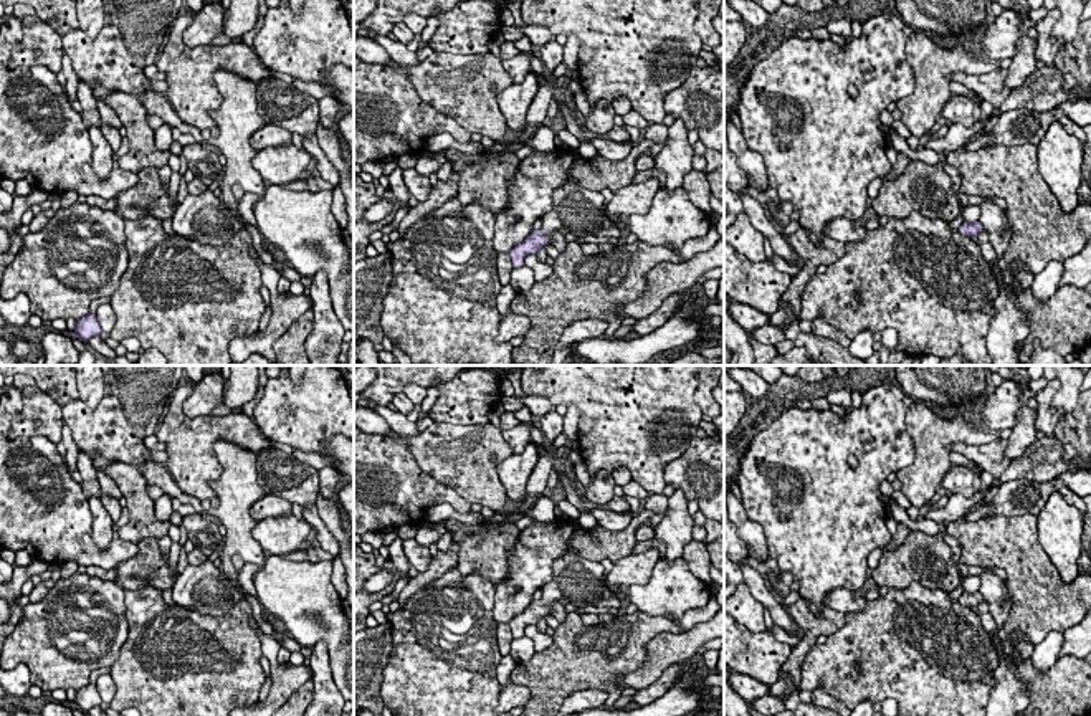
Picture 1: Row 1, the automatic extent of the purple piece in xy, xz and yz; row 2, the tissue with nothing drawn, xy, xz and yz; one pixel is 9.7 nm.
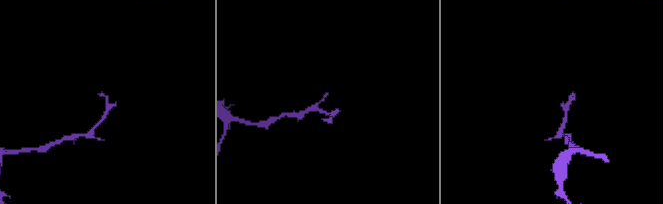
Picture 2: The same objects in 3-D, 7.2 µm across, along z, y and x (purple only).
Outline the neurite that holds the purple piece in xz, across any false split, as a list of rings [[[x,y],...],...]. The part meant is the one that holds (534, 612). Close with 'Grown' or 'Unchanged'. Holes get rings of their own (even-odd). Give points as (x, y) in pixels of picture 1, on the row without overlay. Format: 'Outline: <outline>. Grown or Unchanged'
Outline: [[[574,549],[552,562],[552,580],[542,589],[542,599],[534,600],[522,613],[509,622],[514,638],[526,635],[527,625],[536,625],[549,615],[549,605],[555,600],[569,599],[570,604],[595,604],[608,600],[615,594],[605,585],[602,562],[582,557]]]. Grown

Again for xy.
Outline: [[[88,683],[83,690],[76,691],[76,699],[69,703],[81,711],[89,711],[94,706],[101,706],[102,699],[96,690],[96,683]]]. Unchanged

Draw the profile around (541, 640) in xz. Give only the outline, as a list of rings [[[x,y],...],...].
[[[536,625],[526,627],[526,637],[529,637],[534,642],[534,650],[542,652],[549,648],[554,642],[554,638],[544,632],[539,632]]]

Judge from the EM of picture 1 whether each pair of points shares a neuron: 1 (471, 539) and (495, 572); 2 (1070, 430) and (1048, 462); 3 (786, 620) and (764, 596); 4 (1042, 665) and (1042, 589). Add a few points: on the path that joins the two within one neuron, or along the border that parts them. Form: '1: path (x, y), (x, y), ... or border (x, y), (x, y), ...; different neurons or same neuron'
1: path (480, 548), (493, 564); same neuron
2: border (1052, 437), (1067, 442), (1073, 448); different neurons
3: path (779, 614), (771, 602); same neuron
4: border (1063, 630), (1050, 630), (1035, 645); different neurons

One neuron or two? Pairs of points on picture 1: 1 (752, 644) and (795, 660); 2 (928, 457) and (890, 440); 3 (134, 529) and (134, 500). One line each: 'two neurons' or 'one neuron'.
1: two neurons
2: two neurons
3: one neuron

